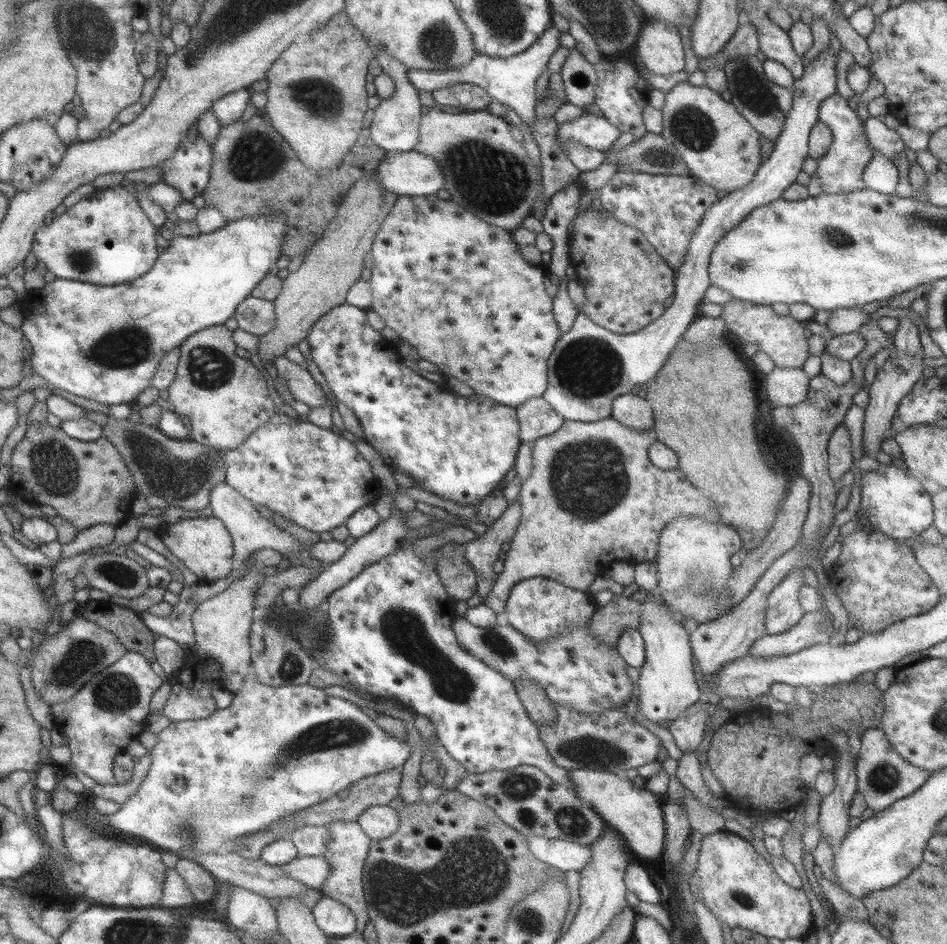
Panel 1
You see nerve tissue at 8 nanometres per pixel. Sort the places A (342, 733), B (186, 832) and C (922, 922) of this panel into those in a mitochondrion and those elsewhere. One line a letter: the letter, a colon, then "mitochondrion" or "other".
A: mitochondrion
B: mitochondrion
C: other

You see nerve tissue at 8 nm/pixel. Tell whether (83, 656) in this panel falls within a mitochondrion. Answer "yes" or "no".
yes

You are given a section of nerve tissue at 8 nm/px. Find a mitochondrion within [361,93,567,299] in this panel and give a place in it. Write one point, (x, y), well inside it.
(496, 183)

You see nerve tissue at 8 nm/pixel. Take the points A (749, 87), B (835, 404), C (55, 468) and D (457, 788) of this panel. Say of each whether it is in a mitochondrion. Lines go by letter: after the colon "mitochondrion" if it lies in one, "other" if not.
A: mitochondrion
B: other
C: mitochondrion
D: other

